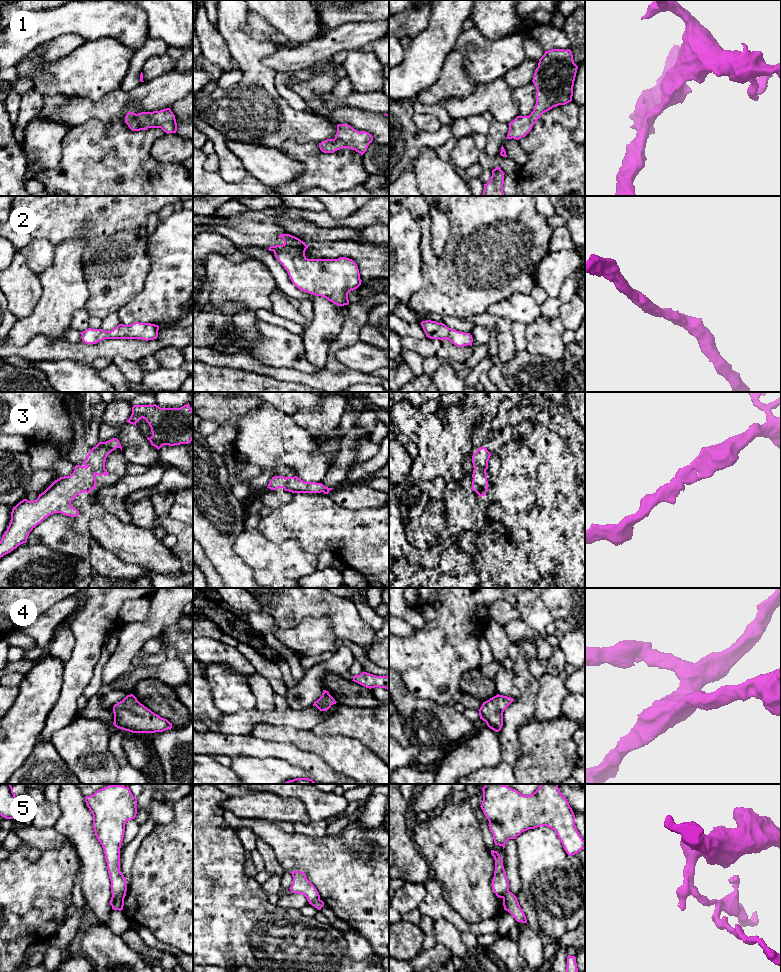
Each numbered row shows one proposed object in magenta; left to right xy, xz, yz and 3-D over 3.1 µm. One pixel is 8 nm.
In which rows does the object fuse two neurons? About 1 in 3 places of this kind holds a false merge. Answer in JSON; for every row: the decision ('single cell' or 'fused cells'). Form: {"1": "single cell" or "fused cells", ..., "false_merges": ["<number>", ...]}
{"1": "single cell", "2": "single cell", "3": "single cell", "4": "single cell", "5": "fused cells", "false_merges": ["5"]}

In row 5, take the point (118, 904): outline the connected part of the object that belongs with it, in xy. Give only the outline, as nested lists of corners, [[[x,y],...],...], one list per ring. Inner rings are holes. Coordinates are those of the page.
[[[123,893],[114,900],[114,903],[112,905],[113,910],[119,910],[119,911],[123,910],[125,896],[126,893]]]

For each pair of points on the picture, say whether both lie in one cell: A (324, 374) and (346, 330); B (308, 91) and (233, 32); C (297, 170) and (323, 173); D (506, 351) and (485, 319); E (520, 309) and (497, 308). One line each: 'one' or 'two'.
A: two
B: two
C: two
D: one
E: one

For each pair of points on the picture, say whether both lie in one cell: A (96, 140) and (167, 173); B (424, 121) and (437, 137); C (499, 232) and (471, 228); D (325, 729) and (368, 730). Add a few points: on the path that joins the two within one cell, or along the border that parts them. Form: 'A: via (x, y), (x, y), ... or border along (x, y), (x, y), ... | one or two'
A: via (114, 158), (125, 169), (149, 169) | one
B: border along (412, 118), (425, 131), (435, 131), (442, 124) | two
C: via (492, 228), (478, 228) | one
D: via (336, 728), (357, 728) | one

